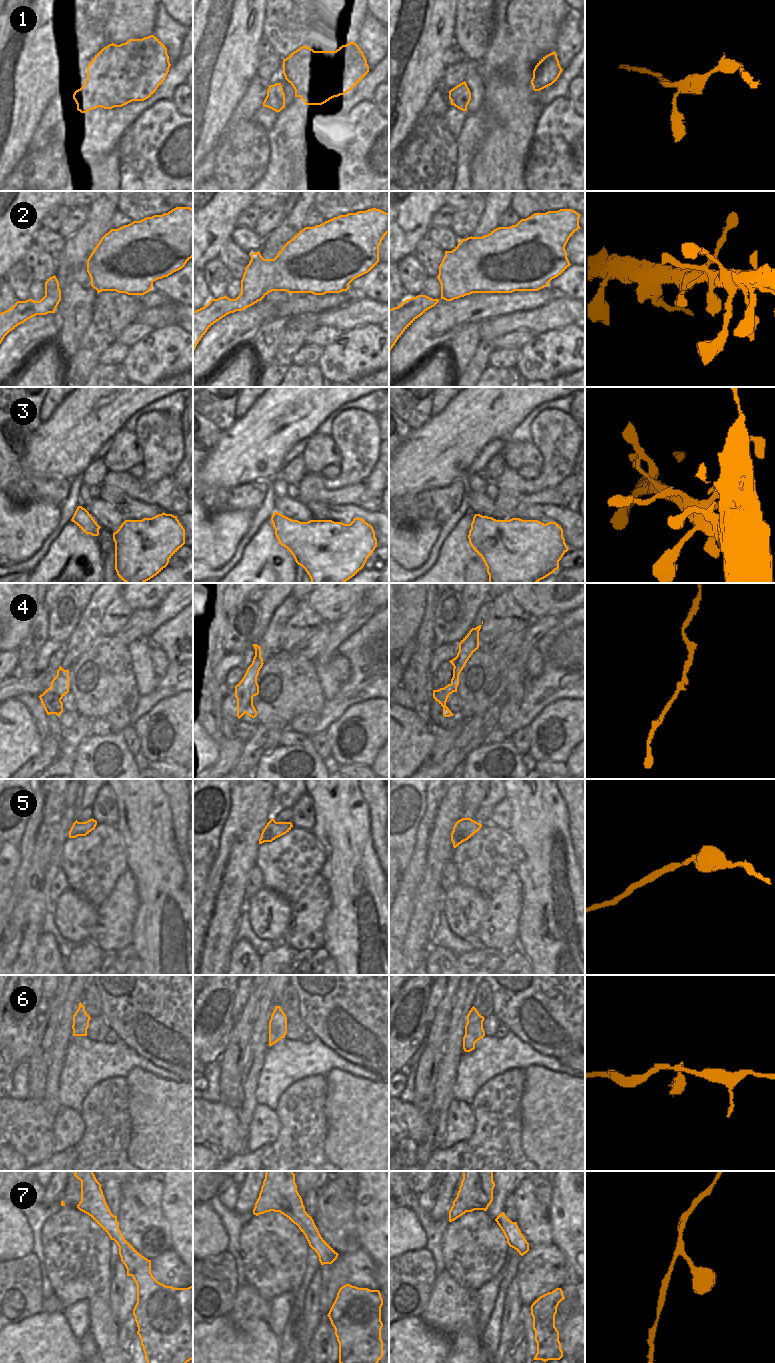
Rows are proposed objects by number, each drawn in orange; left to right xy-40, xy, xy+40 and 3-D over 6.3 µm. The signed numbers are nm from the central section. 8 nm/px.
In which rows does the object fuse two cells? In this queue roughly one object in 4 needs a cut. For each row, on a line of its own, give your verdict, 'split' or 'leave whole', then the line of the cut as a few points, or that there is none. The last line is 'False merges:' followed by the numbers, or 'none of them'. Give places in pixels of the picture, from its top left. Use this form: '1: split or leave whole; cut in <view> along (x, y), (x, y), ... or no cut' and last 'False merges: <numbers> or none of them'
1: leave whole; no cut
2: leave whole; no cut
3: leave whole; no cut
4: leave whole; no cut
5: leave whole; no cut
6: leave whole; no cut
7: leave whole; no cut
False merges: none of them

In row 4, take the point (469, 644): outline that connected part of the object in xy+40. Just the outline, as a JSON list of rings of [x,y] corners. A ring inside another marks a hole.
[[[479,625],[469,631],[469,633],[459,643],[457,656],[449,661],[454,667],[451,683],[444,688],[433,690],[433,698],[443,707],[443,716],[445,717],[454,715],[446,706],[446,702],[450,694],[457,692],[459,675],[471,655],[479,648],[479,631],[481,626],[482,625]]]

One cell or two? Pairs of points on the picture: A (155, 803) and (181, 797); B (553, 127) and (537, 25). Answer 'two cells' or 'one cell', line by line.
A: two cells
B: two cells

